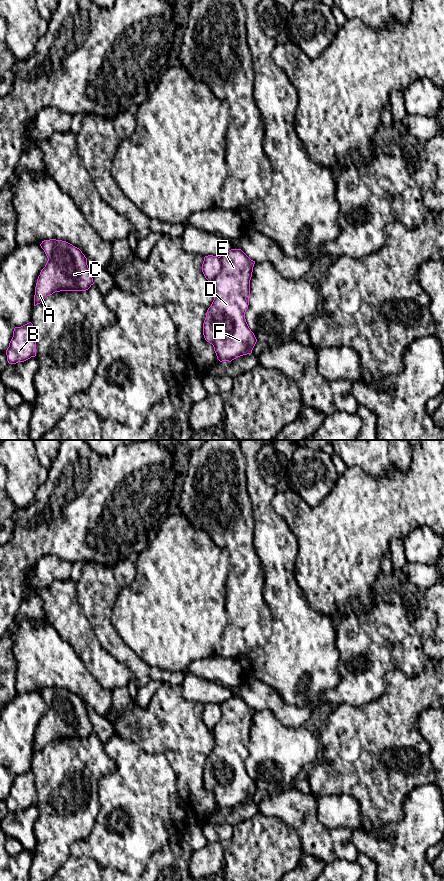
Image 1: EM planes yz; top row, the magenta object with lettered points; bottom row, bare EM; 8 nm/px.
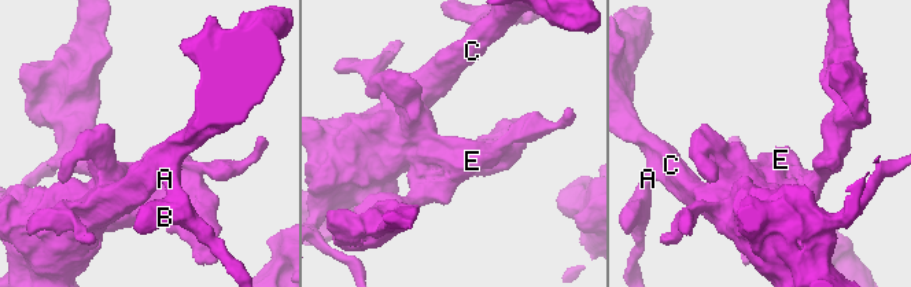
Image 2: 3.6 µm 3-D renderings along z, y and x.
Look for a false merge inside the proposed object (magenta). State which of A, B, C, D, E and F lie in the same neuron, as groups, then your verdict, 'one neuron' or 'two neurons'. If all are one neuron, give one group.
A B C / D E F | two neurons

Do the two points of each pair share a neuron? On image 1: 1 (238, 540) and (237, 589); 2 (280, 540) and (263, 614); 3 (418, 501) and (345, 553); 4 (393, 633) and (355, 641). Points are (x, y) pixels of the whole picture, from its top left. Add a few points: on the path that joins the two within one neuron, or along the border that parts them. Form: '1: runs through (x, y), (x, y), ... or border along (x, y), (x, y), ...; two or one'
1: runs through (238, 552), (238, 571), (235, 577); one
2: border along (264, 580), (263, 598), (270, 612), (272, 626); two
3: runs through (400, 502), (393, 505), (363, 535); one
4: runs through (384, 639), (380, 641), (364, 641); one

